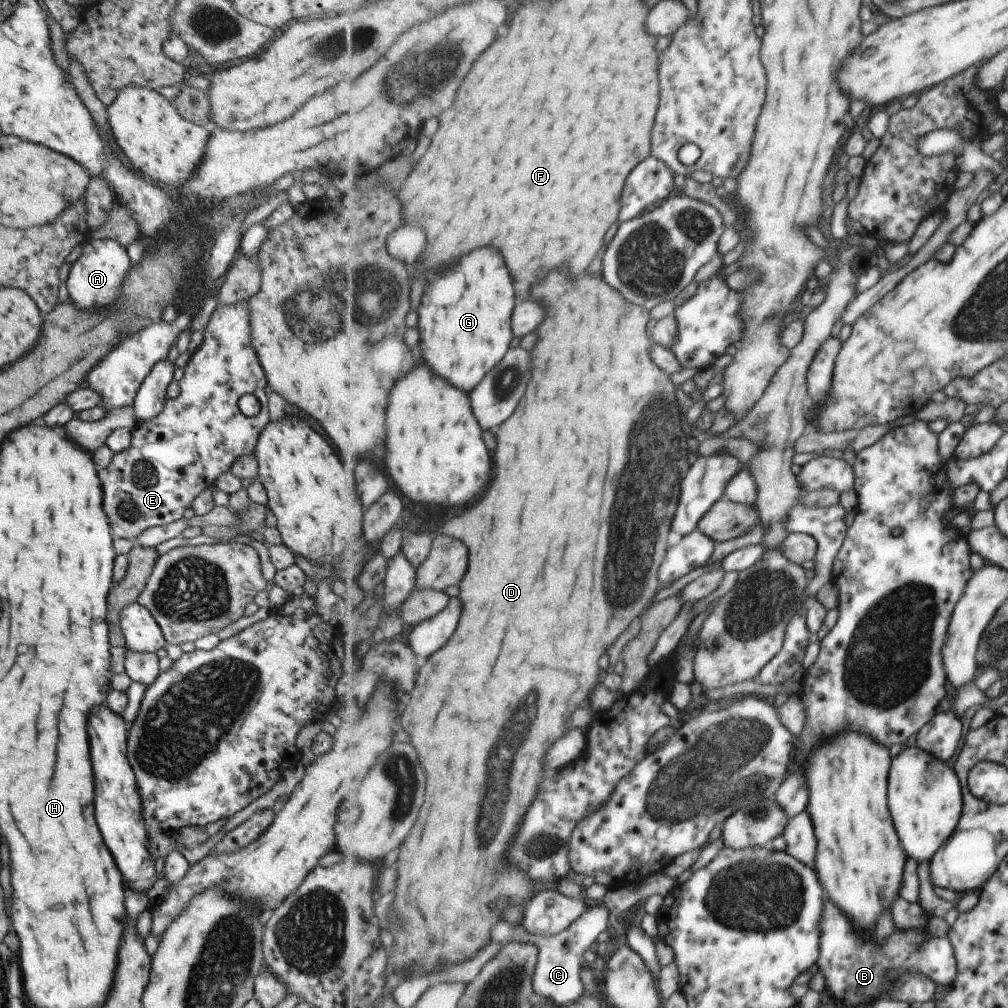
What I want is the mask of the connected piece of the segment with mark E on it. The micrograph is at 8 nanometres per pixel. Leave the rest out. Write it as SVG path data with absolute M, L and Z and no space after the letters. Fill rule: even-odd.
M242 301L232 305L219 305L210 314L209 320L204 327L203 339L201 344L191 353L189 361L182 368L183 376L178 381L179 393L174 399L165 399L162 409L153 415L148 421L135 424L130 432L129 446L121 452L114 453L111 462L105 468L97 470L100 487L103 498L103 512L109 521L110 533L113 539L126 538L127 540L135 540L145 529L166 525L167 523L181 519L183 512L192 506L192 500L205 488L213 488L213 483L217 476L221 476L223 472L227 472L233 461L240 456L251 454L261 432L261 429L270 421L268 419L268 398L265 395L266 378L258 363L255 351L250 344L250 328L248 323L248 302ZM242 394L253 394L260 404L259 412L253 417L244 416L237 409L237 400Z

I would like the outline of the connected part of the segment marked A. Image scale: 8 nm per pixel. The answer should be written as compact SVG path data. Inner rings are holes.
M114 238L87 240L81 248L79 257L72 263L66 279L69 302L88 313L108 309L101 306L111 304L117 298L119 284L127 270L129 270L129 258L125 248L117 240ZM93 306L99 306L99 308L93 308Z

